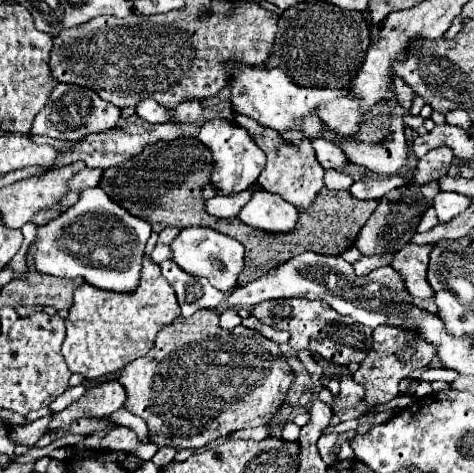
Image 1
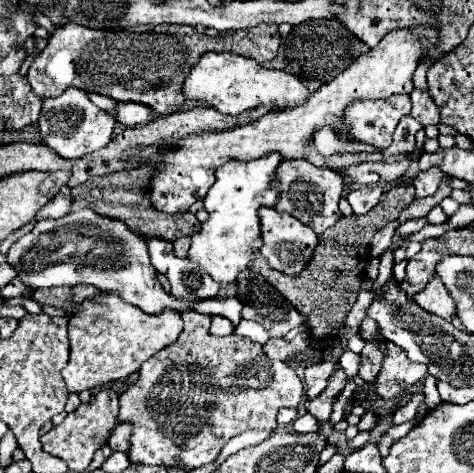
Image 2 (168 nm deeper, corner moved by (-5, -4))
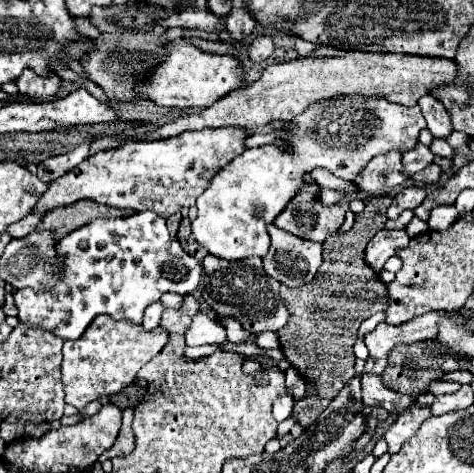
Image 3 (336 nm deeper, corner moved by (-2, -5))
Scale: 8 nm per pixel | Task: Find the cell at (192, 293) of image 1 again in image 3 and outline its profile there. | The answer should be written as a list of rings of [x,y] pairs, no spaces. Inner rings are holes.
[[[153,211],[117,219],[99,217],[59,239],[55,249],[63,277],[51,289],[17,291],[15,305],[21,323],[41,327],[63,341],[79,339],[97,315],[141,324],[149,303],[159,301],[167,291],[193,293],[203,277],[201,263],[183,249],[177,237],[171,237],[165,219]]]

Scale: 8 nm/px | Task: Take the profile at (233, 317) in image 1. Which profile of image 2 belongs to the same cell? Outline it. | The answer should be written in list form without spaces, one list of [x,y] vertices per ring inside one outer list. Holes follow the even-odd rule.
[[[214,316],[210,332],[212,332],[214,336],[228,336],[228,334],[232,334],[232,332],[234,332],[234,326],[232,326],[232,322],[228,322],[228,318]]]

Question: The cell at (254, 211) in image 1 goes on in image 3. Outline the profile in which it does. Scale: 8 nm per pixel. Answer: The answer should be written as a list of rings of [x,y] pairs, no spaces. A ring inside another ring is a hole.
[[[269,225],[267,231],[271,235],[271,251],[263,261],[267,275],[287,287],[309,283],[323,263],[321,243],[299,239],[275,225]]]

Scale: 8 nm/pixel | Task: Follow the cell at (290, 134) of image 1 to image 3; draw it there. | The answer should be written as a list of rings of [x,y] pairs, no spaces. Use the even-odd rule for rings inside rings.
[[[219,127],[185,131],[177,137],[157,141],[131,141],[113,149],[99,151],[85,159],[81,167],[53,181],[31,213],[45,215],[57,207],[91,199],[101,205],[123,207],[131,211],[153,211],[161,217],[179,213],[181,207],[193,207],[195,199],[209,187],[213,175],[231,159],[245,151],[245,131],[241,127]]]

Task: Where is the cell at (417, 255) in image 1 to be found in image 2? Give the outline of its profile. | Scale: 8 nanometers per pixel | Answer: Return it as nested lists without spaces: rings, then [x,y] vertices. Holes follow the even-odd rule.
[[[434,274],[430,278],[430,282],[424,286],[422,292],[416,292],[414,300],[426,310],[426,312],[432,312],[432,314],[438,314],[446,320],[450,320],[450,316],[454,316],[454,300],[448,296],[442,280],[438,278],[438,274]]]

